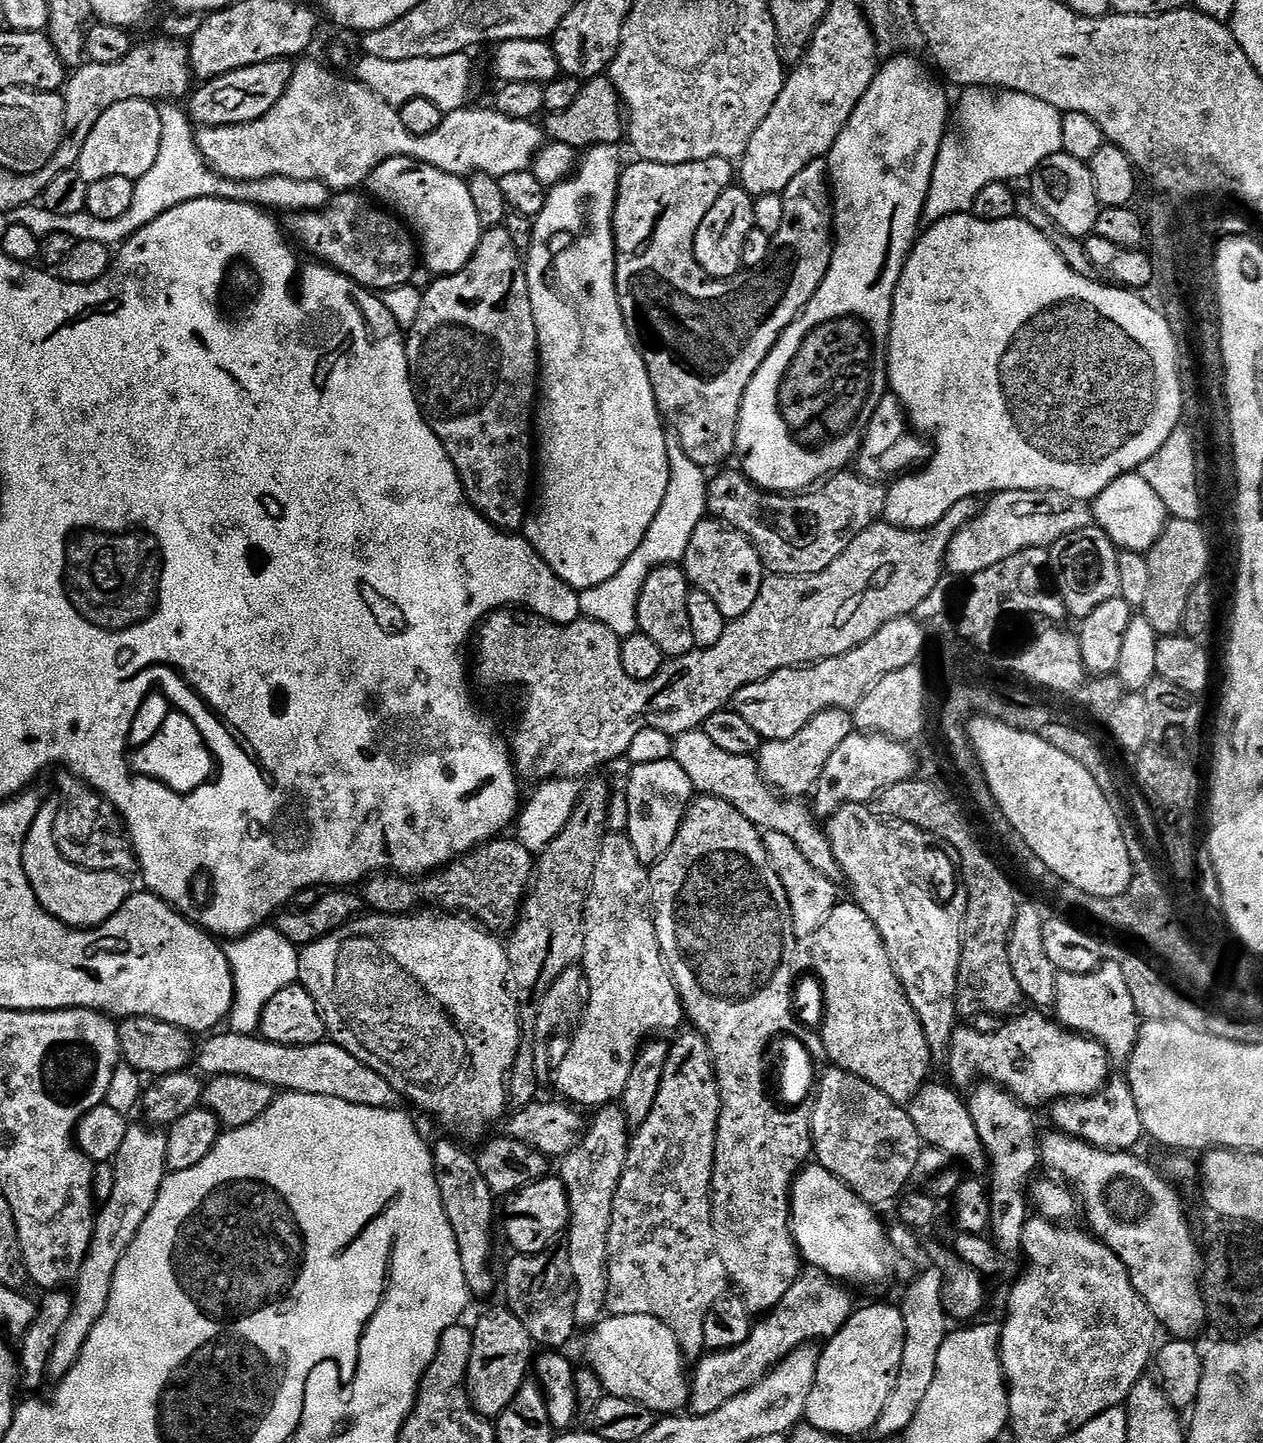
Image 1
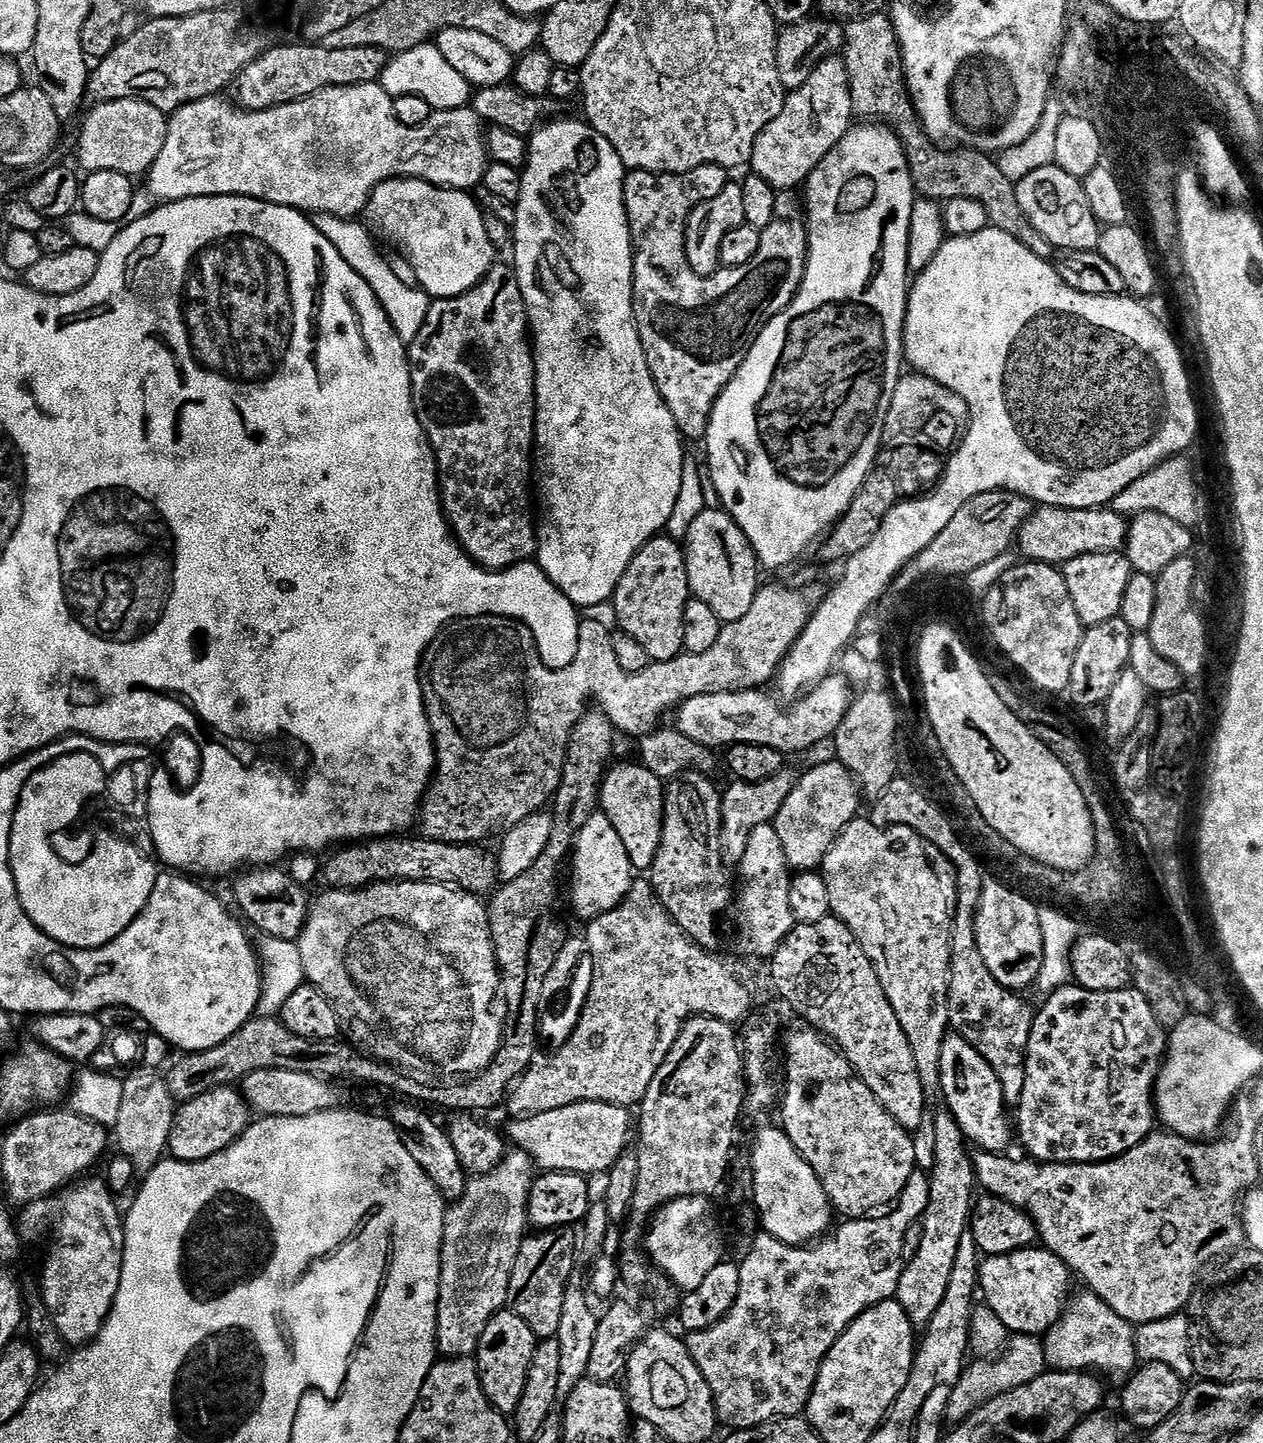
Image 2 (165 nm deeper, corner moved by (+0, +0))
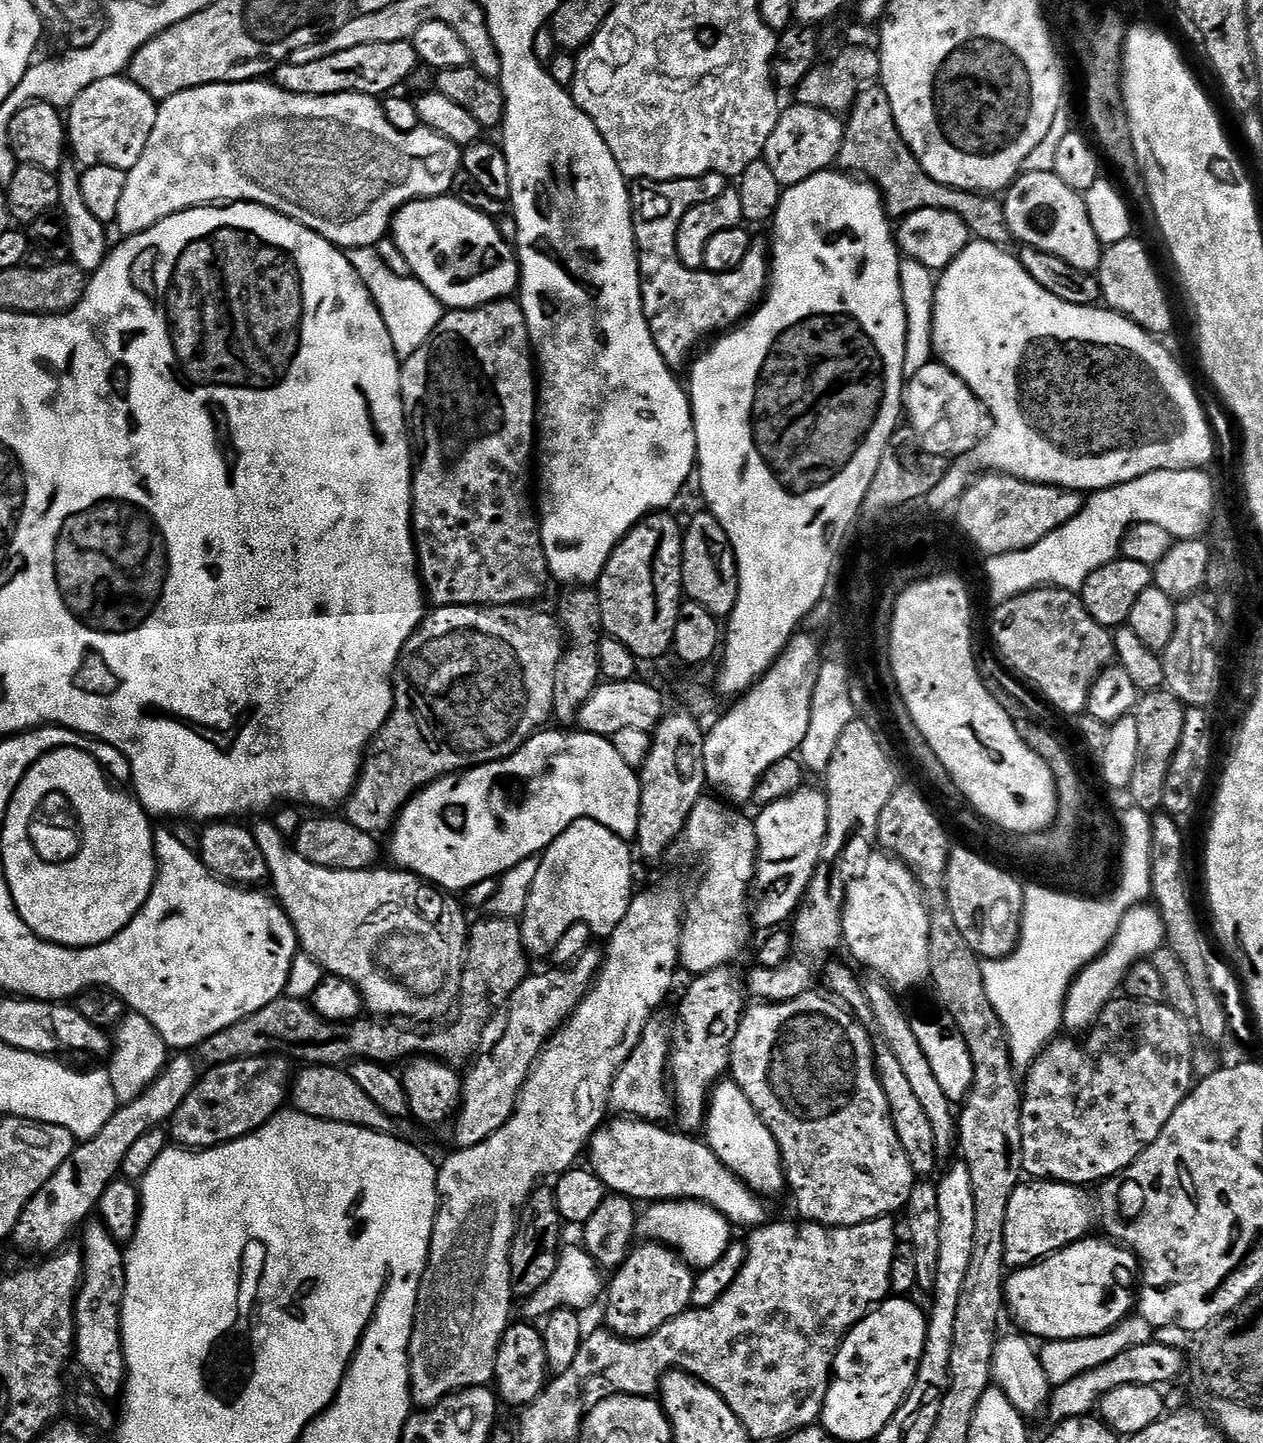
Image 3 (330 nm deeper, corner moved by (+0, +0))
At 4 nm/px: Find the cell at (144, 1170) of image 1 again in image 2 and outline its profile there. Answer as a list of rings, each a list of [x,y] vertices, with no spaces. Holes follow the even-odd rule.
[[[129,1071],[129,1076],[122,1080],[122,1102],[114,1109],[114,1144],[120,1147],[117,1148],[119,1155],[130,1158],[137,1173],[148,1174],[165,1159],[178,1102],[170,1094],[168,1081],[159,1071],[136,1071]]]

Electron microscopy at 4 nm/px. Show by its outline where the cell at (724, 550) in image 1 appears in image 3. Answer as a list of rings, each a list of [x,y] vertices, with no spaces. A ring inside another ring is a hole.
[[[701,510],[684,528],[682,582],[685,597],[691,603],[706,606],[706,610],[710,610],[710,614],[718,618],[732,615],[734,606],[738,602],[736,555],[730,546],[726,530],[722,530],[722,522],[718,522],[718,518],[714,518],[707,510]]]

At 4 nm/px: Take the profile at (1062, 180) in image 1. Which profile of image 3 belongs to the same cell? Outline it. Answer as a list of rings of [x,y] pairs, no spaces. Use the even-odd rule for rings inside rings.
[[[1024,172],[1017,176],[1002,203],[1013,241],[1025,248],[1042,250],[1042,254],[1062,258],[1062,262],[1080,272],[1092,274],[1099,269],[1102,245],[1098,234],[1094,234],[1094,226],[1090,226],[1083,195],[1070,190],[1055,172]]]

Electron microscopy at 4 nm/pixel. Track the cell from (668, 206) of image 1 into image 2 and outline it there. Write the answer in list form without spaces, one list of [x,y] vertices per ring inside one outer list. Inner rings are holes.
[[[703,164],[694,170],[679,174],[674,172],[638,172],[632,170],[624,178],[624,205],[628,215],[628,228],[632,232],[632,305],[636,315],[638,334],[640,335],[644,352],[648,356],[648,365],[652,371],[654,382],[658,386],[658,390],[662,394],[670,414],[674,414],[674,422],[680,427],[681,437],[688,442],[691,442],[691,440],[703,441],[707,437],[708,423],[712,417],[717,398],[722,394],[722,390],[726,390],[726,386],[734,378],[738,366],[742,366],[746,354],[752,349],[752,344],[758,338],[761,330],[775,316],[782,314],[782,310],[786,310],[786,306],[790,306],[790,302],[798,294],[798,290],[804,281],[806,262],[808,261],[807,223],[801,217],[799,220],[796,216],[781,215],[773,220],[772,225],[766,229],[766,250],[761,250],[758,254],[754,254],[754,258],[750,262],[746,262],[744,268],[721,268],[720,271],[715,272],[712,276],[694,274],[694,270],[690,270],[690,262],[686,258],[686,226],[688,225],[688,219],[692,211],[703,200],[709,200],[714,198],[714,194],[719,194],[724,183],[726,183],[725,169],[720,168],[717,164]]]

